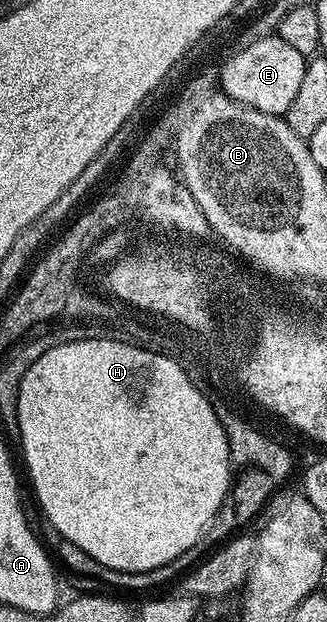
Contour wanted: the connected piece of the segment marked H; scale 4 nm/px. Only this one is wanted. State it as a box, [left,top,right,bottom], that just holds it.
[16,338,234,573]

